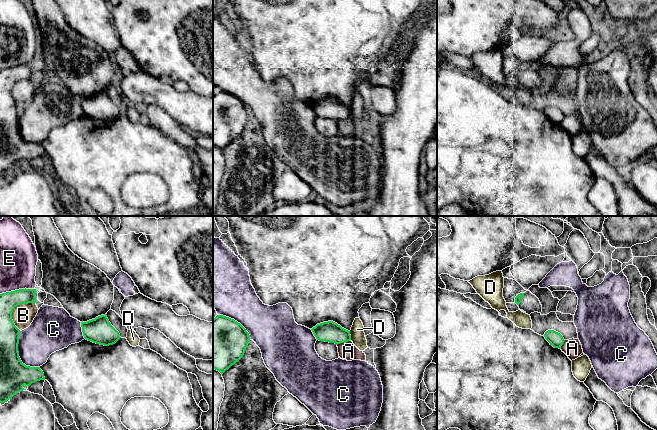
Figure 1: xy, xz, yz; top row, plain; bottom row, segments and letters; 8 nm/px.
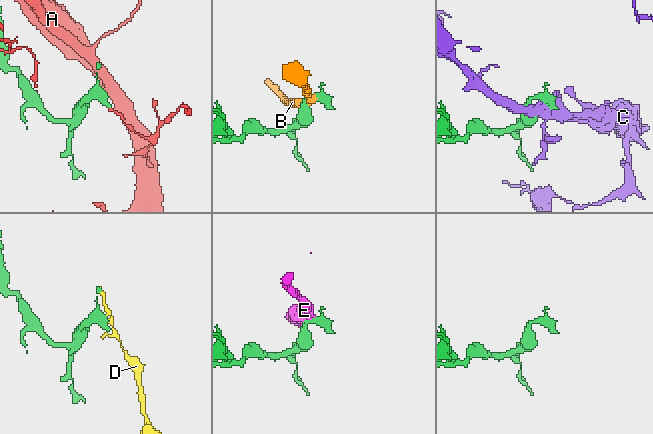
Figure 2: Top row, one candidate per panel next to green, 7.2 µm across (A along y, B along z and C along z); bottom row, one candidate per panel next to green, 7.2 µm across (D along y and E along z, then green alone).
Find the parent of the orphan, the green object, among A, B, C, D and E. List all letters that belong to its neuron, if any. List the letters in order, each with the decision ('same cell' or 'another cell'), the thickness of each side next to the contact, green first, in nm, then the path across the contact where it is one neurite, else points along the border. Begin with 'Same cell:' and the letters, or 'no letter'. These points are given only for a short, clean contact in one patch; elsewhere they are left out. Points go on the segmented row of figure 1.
Same cell: no letter
A: another cell; 170 nm thick on the green side, 150 nm on the other; border along xz (350, 339), (337, 344)
B: another cell; 160 nm thick on the green side, 180 nm on the other
C: another cell; 220 nm thick on the green side, 300 nm on the other
D: another cell; 170 nm thick on the green side, 120 nm on the other
E: another cell; 140 nm thick on the green side, 300 nm on the other

